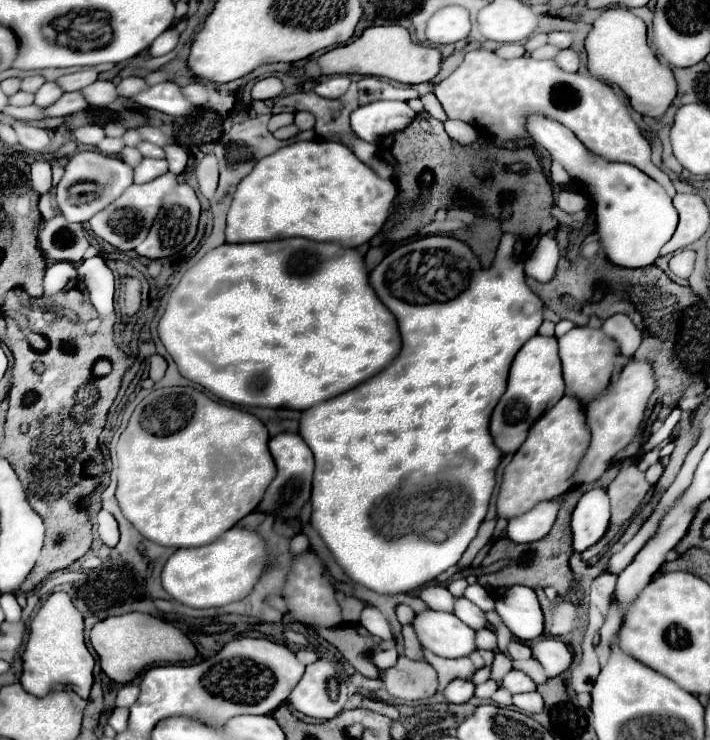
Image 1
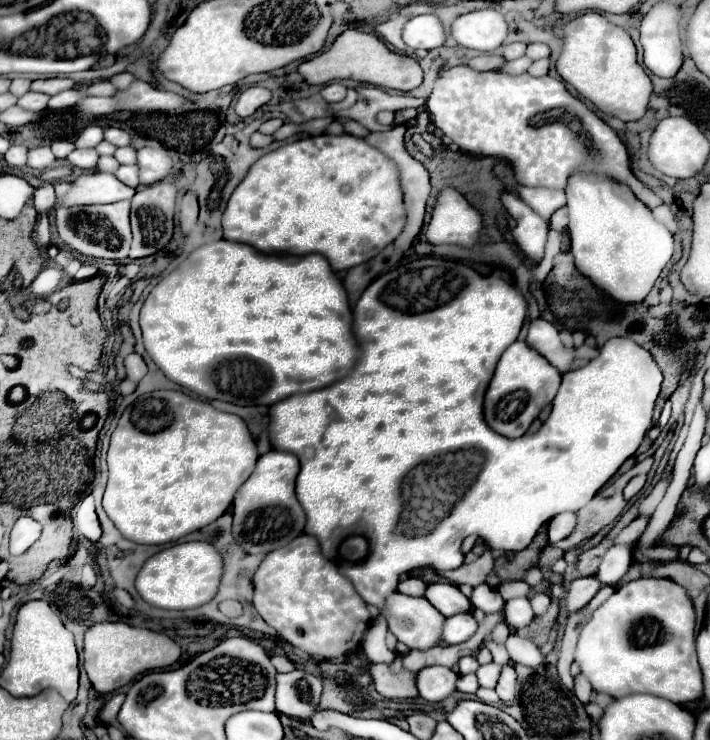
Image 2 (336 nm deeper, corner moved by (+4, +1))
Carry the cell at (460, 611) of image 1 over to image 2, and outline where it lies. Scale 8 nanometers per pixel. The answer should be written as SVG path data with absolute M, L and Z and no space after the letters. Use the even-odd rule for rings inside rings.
M430 584L426 590L426 598L444 616L454 616L472 610L470 600L454 584Z

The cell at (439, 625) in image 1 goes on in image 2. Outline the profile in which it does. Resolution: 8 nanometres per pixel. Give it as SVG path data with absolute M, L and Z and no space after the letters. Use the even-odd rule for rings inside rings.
M394 592L386 600L384 616L390 632L410 650L428 650L442 642L446 618L426 600Z

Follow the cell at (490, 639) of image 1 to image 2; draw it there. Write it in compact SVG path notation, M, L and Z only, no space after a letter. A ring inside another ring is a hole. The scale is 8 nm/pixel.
M470 612L466 614L456 614L450 616L444 624L444 632L442 632L442 640L446 644L462 644L466 640L470 640L476 632L478 624L474 620L474 616Z

